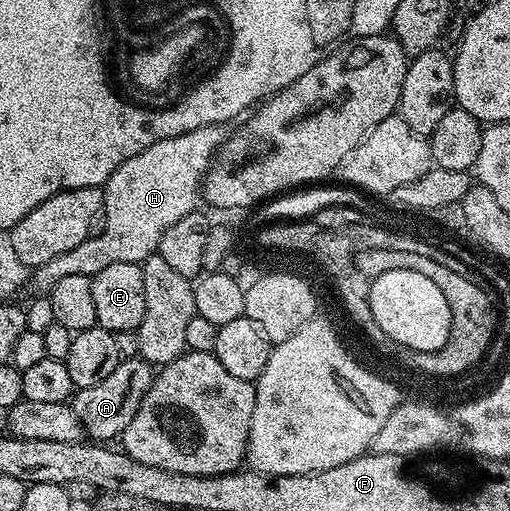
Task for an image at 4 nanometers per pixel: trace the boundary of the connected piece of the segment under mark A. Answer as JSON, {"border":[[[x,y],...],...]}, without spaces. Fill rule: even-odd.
{"border":[[[126,357],[118,362],[116,369],[112,369],[112,373],[108,373],[108,377],[104,377],[104,381],[100,381],[100,385],[81,388],[75,394],[72,400],[74,412],[82,423],[83,432],[91,440],[117,440],[121,436],[122,430],[128,425],[128,421],[132,421],[132,417],[136,417],[136,409],[140,409],[148,389],[153,385],[155,368],[141,357],[133,358]]]}

